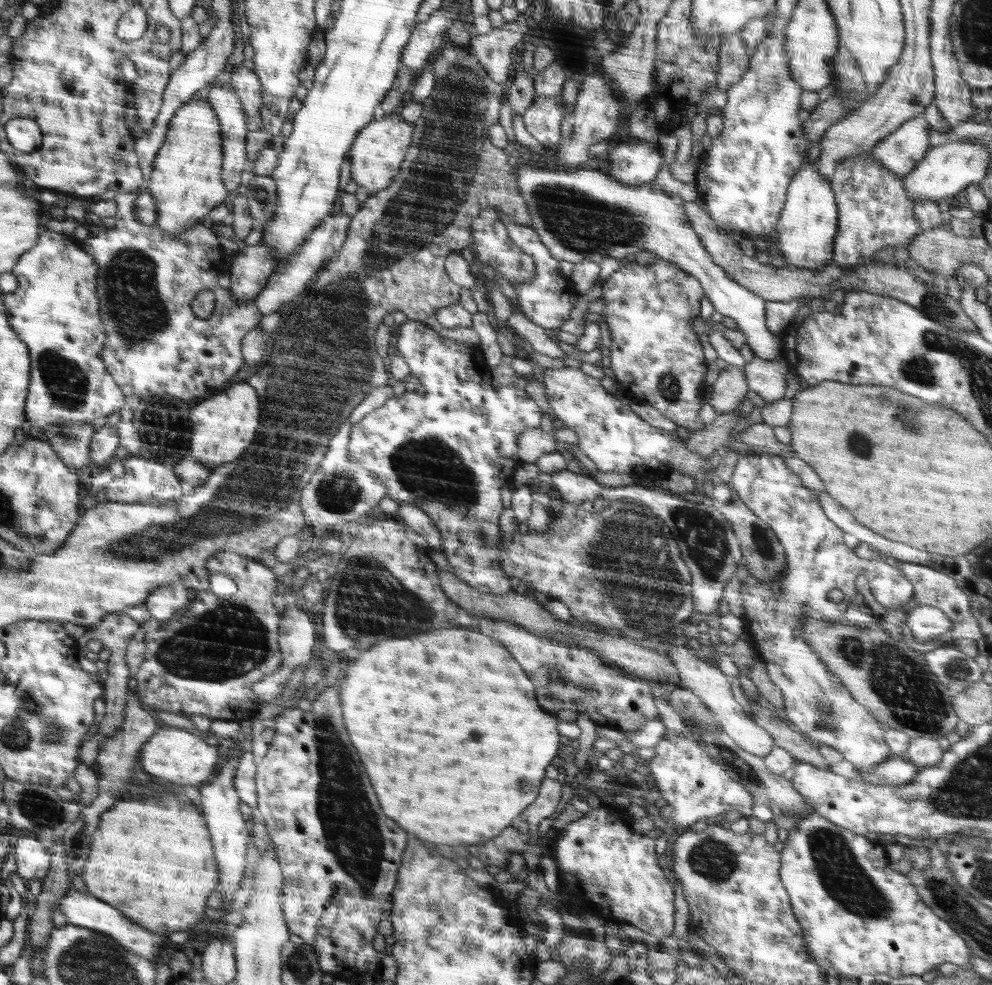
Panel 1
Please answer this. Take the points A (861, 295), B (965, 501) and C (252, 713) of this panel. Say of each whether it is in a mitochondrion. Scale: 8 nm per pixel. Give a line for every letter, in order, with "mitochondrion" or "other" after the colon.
A: other
B: other
C: other

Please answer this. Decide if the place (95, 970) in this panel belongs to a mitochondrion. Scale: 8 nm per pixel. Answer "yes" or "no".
yes

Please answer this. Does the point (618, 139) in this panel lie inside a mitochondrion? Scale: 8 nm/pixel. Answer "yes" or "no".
no

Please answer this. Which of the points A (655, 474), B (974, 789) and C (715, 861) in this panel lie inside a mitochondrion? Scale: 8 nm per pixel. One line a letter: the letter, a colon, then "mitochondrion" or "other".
A: other
B: mitochondrion
C: mitochondrion

